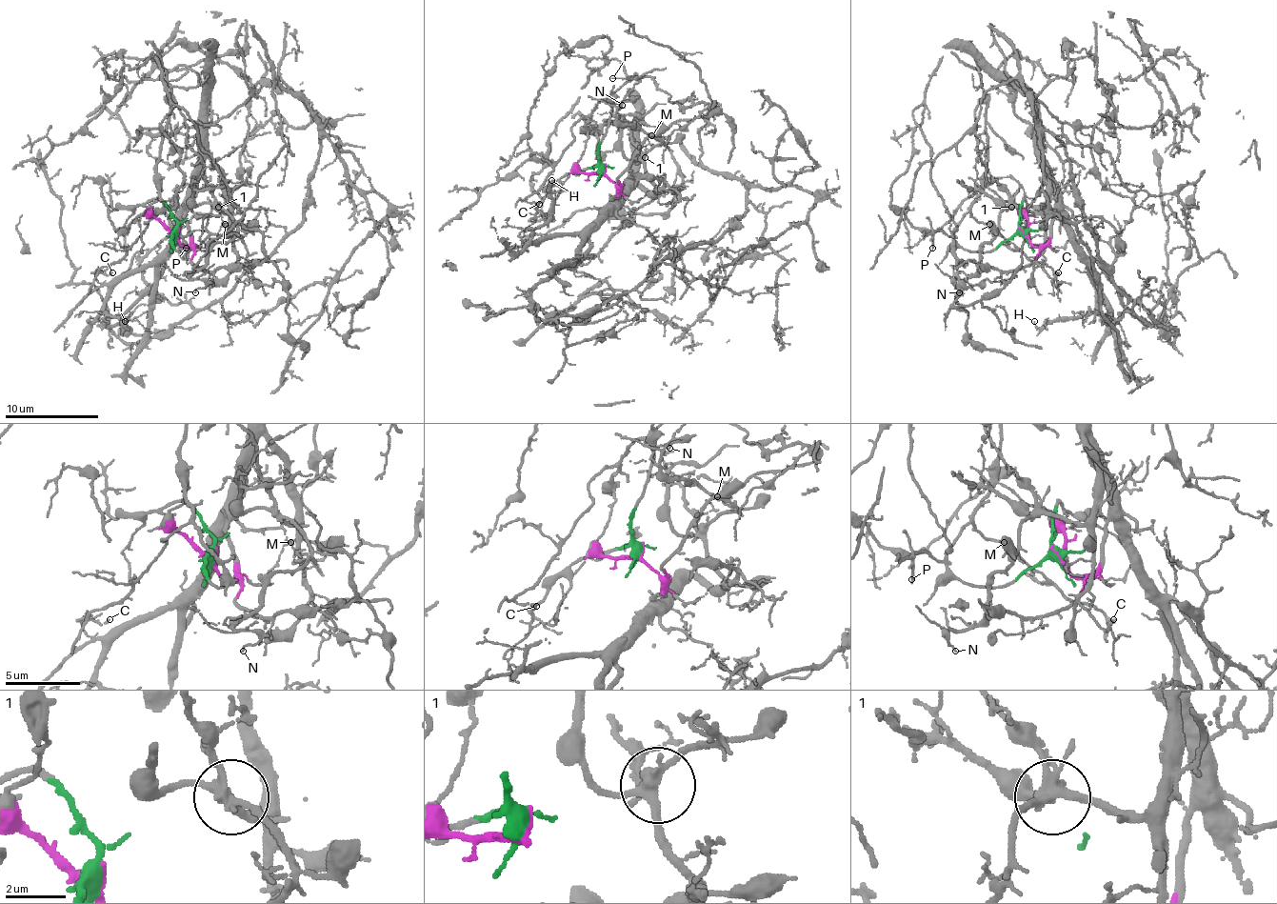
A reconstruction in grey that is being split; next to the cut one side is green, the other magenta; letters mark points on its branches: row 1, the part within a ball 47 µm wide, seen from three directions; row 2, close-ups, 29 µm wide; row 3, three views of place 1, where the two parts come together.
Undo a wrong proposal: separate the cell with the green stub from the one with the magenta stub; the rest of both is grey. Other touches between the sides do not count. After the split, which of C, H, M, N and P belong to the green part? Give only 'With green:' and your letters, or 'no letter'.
With green: C, P

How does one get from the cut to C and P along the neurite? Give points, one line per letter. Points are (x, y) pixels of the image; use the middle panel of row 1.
C: (603, 173), (598, 146), (609, 101), (572, 127), (574, 141), (525, 199), (539, 204)
P: (603, 173), (598, 143), (605, 133), (612, 96), (633, 80), (612, 77)

